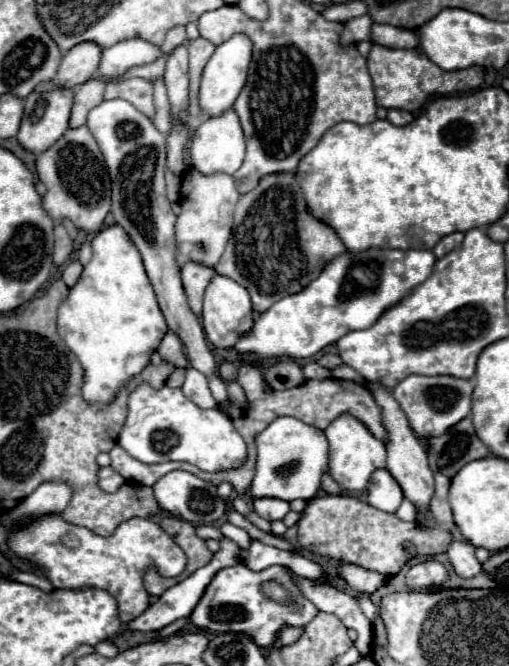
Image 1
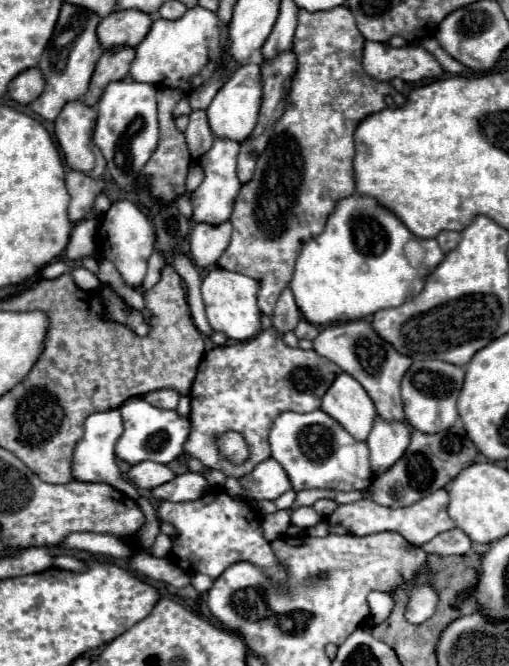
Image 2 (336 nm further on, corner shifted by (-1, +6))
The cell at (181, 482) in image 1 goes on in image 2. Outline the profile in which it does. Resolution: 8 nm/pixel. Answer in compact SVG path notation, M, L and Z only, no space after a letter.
M141 462L139 466L131 466L127 476L135 486L147 488L147 490L157 488L157 486L171 482L175 478L175 474L171 472L169 466L157 464L157 462Z

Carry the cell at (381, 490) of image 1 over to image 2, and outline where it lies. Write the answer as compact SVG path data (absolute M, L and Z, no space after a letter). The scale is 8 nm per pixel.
M377 418L367 438L373 474L379 476L387 472L403 456L407 446L409 446L409 428L403 422L383 422L383 418Z

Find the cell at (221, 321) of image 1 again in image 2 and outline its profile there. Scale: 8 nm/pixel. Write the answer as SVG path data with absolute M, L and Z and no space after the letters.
M213 268L201 282L201 296L207 320L215 332L223 332L233 340L249 340L259 332L261 312L257 308L257 282L253 278L223 268Z

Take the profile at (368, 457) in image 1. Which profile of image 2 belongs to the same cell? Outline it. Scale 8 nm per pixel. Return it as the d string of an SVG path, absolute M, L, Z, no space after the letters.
M345 372L335 378L331 388L323 396L321 410L335 418L359 442L367 440L377 418L375 404L369 394L355 378Z

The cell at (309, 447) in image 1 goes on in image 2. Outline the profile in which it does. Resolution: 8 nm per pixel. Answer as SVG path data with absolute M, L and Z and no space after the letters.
M313 410L307 414L301 412L283 412L275 418L269 430L269 446L271 446L271 458L275 458L283 470L287 472L293 490L305 490L305 488L329 488L329 490L365 490L371 480L371 468L367 462L367 444L365 442L355 442L351 434L347 434L339 422L335 422L329 414L323 410Z

